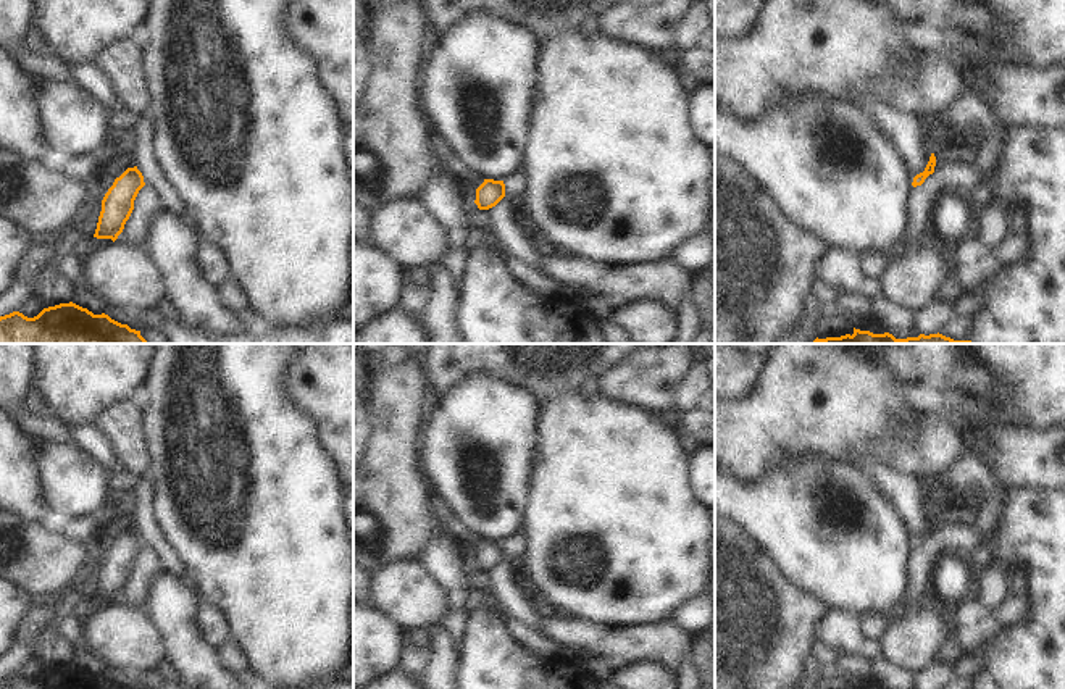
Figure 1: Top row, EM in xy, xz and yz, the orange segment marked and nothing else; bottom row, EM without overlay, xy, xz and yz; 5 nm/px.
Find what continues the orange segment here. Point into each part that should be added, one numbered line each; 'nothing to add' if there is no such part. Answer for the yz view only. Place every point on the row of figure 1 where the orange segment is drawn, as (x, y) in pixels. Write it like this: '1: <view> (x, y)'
nothing to add.

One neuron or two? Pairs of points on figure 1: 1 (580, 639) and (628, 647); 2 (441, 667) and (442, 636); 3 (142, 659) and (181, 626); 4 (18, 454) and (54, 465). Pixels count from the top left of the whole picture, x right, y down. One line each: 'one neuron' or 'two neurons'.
1: one neuron
2: one neuron
3: two neurons
4: two neurons

